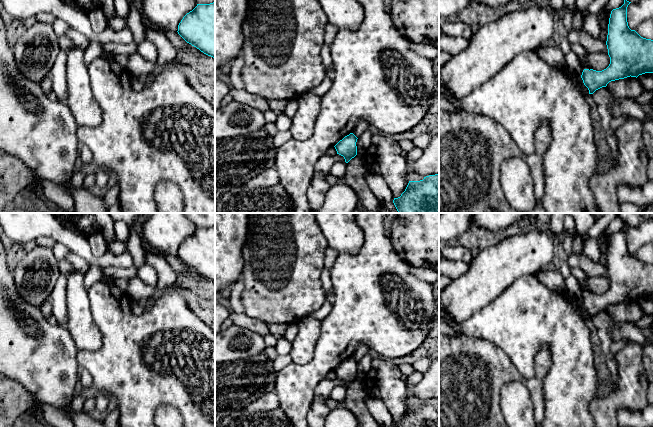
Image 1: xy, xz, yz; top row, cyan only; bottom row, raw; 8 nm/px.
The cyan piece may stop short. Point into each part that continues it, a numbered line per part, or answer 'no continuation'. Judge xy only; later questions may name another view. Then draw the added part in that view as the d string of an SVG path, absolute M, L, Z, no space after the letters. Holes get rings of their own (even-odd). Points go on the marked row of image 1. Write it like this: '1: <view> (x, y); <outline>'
no continuation

